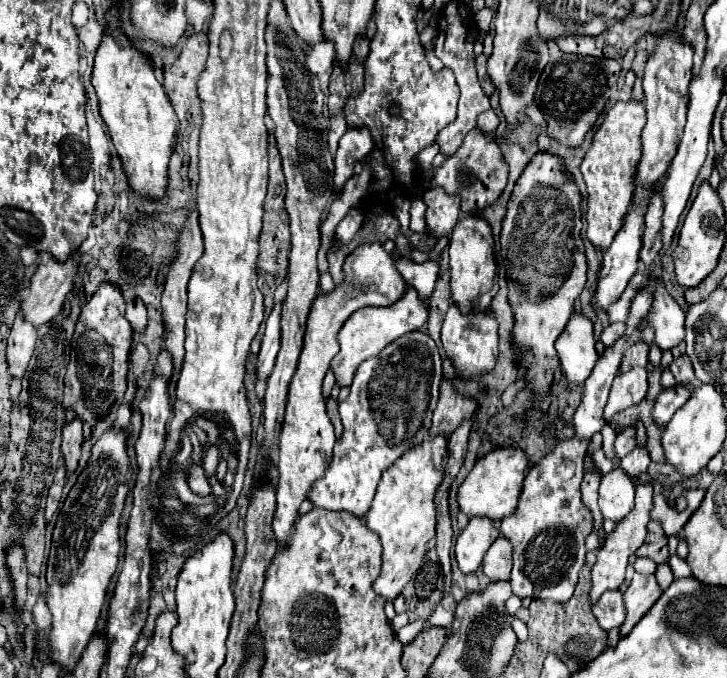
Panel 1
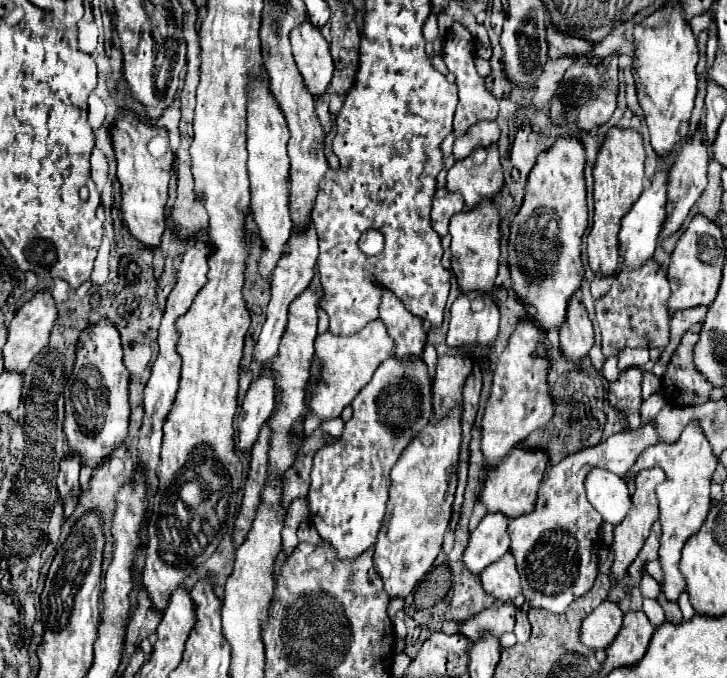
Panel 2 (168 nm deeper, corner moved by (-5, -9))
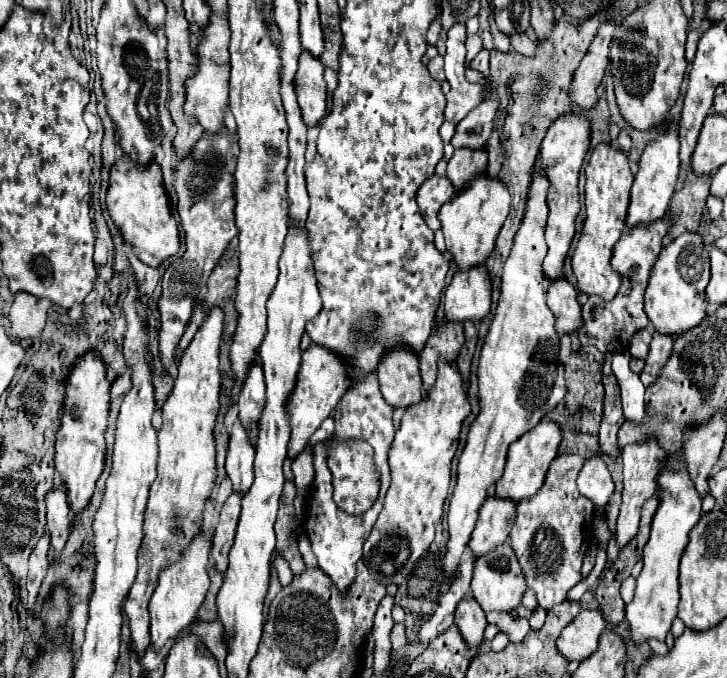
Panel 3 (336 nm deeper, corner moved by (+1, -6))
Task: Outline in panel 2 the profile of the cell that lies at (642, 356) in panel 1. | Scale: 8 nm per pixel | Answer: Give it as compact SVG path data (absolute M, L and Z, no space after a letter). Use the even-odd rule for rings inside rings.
M626 369L626 371L622 371L620 379L610 383L610 387L608 387L610 405L626 417L630 429L638 429L642 425L640 383L642 383L642 371L640 369Z

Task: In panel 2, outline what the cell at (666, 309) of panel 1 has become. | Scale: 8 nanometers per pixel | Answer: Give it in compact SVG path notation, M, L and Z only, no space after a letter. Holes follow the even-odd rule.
M648 259L640 269L618 269L610 291L596 301L596 321L602 331L604 357L618 355L626 347L666 347L670 335L670 315L666 311L666 299L670 295L666 269Z

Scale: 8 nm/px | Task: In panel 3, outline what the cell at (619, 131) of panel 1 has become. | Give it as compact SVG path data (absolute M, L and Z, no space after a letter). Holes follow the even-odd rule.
M598 144L586 166L586 186L584 186L584 204L586 204L586 222L578 240L578 246L572 254L572 270L578 280L580 292L592 296L598 294L604 300L612 300L620 286L620 276L610 266L612 248L624 232L626 210L630 202L630 188L634 174L630 170L628 154L612 144Z

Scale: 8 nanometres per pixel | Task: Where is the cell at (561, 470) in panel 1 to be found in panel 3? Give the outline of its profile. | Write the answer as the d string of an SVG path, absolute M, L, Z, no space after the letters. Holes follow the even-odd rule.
M578 454L556 456L548 468L544 486L532 498L526 498L516 506L516 520L514 520L514 526L510 532L510 546L516 554L516 558L520 560L520 566L526 576L526 586L536 592L538 604L546 610L560 604L566 598L566 594L582 580L580 568L582 568L584 554L590 546L590 536L594 532L594 528L592 528L594 504L588 498L584 498L580 492L576 492L576 478L578 478L580 468L584 466L584 460L586 458L582 458Z

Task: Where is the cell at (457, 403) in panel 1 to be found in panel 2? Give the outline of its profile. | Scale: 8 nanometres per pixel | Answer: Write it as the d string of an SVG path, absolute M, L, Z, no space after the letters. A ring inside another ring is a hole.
M440 357L432 383L432 405L438 419L462 401L462 387L472 373L470 357Z

